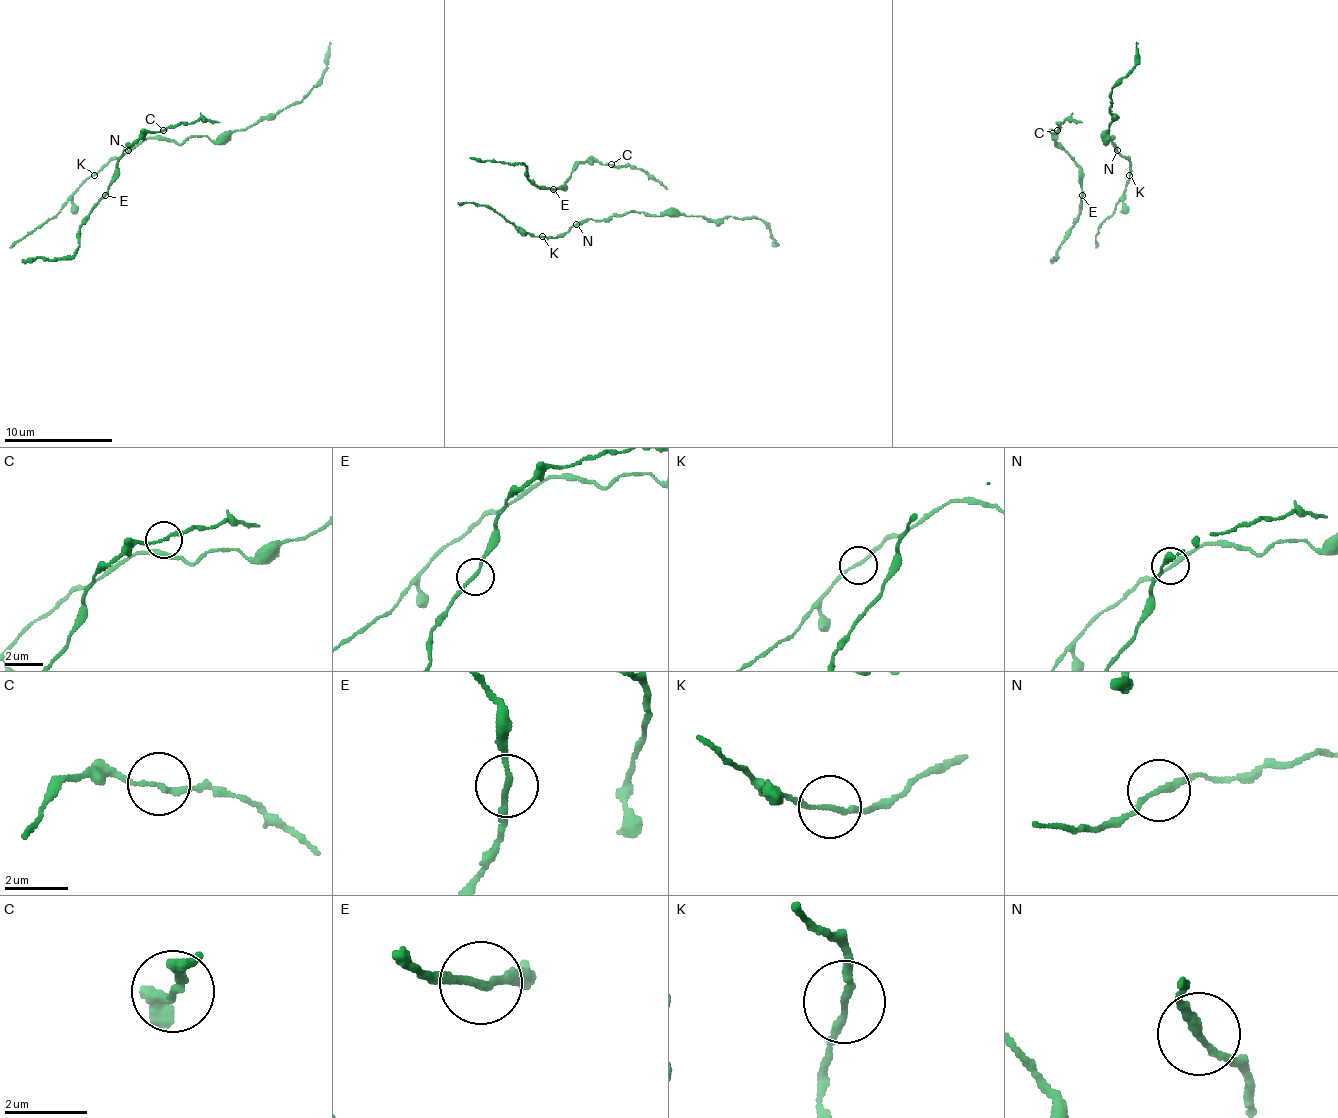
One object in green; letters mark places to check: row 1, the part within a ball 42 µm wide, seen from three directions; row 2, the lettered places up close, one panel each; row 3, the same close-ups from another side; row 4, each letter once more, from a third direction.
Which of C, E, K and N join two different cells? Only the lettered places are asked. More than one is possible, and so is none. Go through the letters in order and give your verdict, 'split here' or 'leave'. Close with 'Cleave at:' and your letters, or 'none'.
C: split here
E: leave
K: leave
N: split here
Cleave at: C, N

